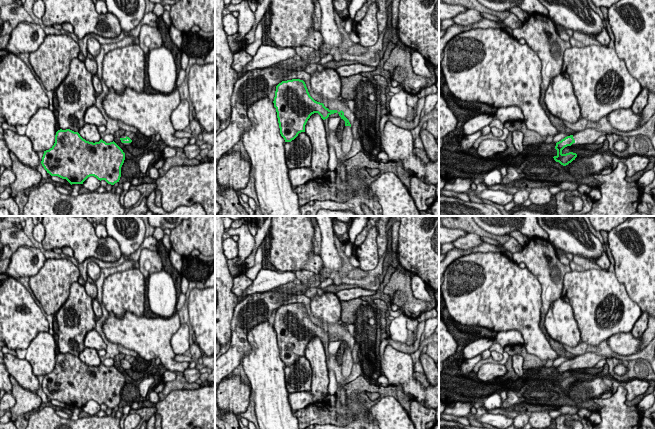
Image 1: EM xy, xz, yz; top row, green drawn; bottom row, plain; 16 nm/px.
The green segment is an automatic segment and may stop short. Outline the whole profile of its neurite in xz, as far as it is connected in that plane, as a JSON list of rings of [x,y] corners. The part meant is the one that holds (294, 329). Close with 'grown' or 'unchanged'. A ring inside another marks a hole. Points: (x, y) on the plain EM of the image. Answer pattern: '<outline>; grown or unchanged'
[[[292,303],[279,307],[276,310],[273,327],[277,336],[280,358],[285,366],[291,366],[299,357],[305,356],[305,349],[312,338],[318,337],[325,344],[331,338],[338,336],[337,334],[329,334],[323,327],[315,325],[310,320],[305,306],[300,303]]]; unchanged

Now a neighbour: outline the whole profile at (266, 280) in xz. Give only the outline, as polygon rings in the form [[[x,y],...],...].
[[[262,268],[253,280],[252,285],[238,297],[238,301],[242,301],[248,295],[272,291],[280,285],[294,282],[296,280],[298,280],[298,277],[296,273],[292,271],[280,272]]]

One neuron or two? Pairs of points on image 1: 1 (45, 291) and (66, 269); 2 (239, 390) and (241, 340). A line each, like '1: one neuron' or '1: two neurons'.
1: one neuron
2: two neurons

